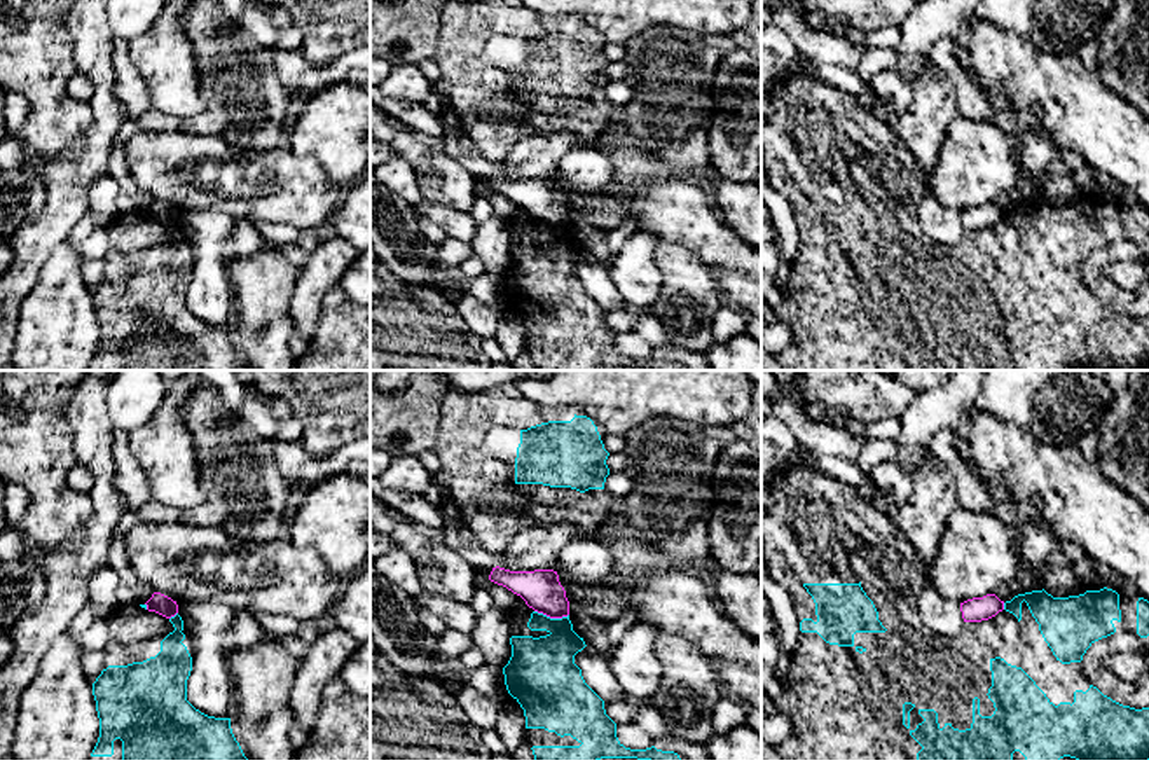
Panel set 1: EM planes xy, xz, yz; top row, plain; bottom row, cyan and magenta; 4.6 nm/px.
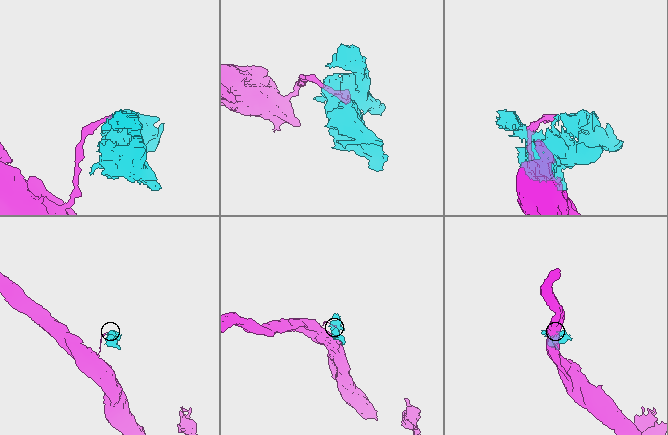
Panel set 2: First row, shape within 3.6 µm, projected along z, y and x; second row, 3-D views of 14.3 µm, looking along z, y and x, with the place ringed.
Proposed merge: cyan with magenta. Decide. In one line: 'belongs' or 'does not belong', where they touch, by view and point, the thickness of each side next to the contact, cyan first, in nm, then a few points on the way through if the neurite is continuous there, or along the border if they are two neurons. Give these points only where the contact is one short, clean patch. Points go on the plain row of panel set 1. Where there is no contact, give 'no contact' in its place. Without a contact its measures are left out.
does not belong; meets cyan in xz at (552, 228); 320 nm thick on the cyan side, 190 nm on the other; border along xz (535, 219), (550, 226), (568, 224)

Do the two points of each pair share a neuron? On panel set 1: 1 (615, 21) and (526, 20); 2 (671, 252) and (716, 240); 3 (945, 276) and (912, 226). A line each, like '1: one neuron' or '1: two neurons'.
1: two neurons
2: two neurons
3: one neuron

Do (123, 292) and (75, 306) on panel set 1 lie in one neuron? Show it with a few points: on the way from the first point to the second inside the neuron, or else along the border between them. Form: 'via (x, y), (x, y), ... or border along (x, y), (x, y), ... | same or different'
border along (91, 292), (100, 341) | different

